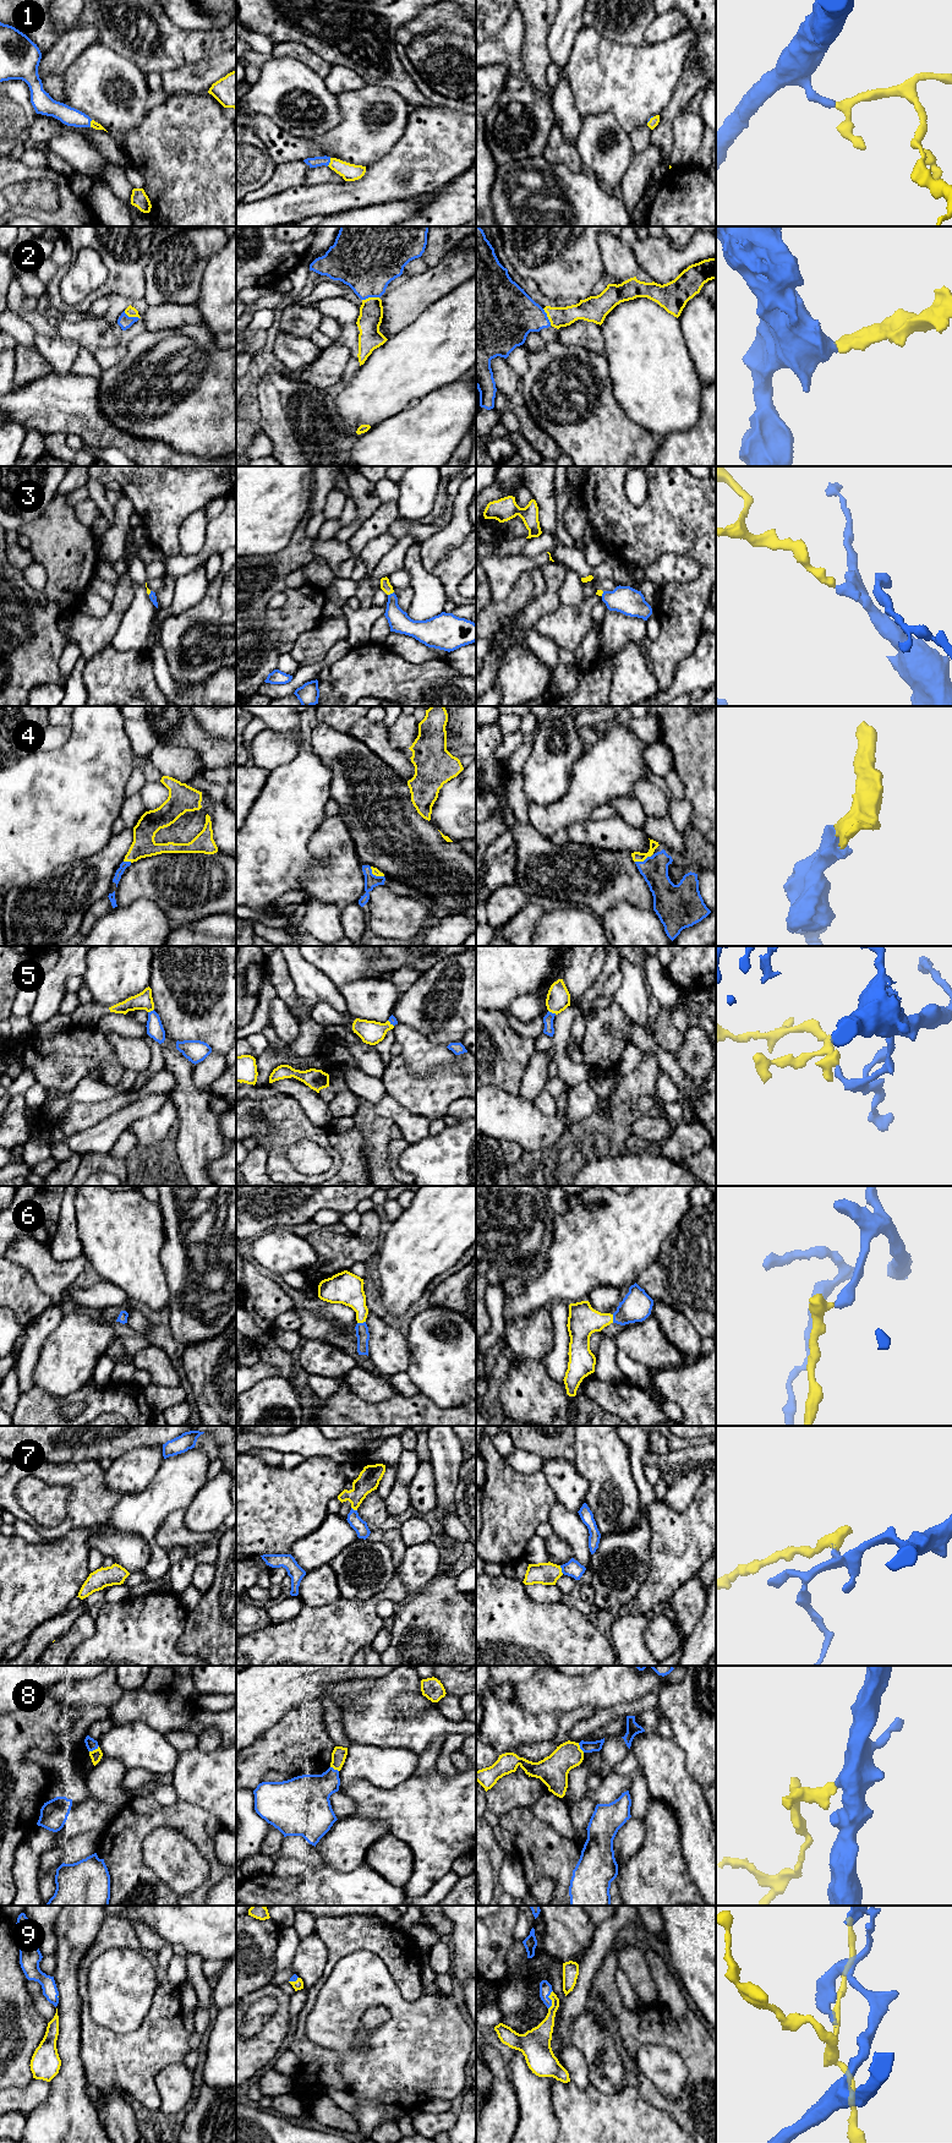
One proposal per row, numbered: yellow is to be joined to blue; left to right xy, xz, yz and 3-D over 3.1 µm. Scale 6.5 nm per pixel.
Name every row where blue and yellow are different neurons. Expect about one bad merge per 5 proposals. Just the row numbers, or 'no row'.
8

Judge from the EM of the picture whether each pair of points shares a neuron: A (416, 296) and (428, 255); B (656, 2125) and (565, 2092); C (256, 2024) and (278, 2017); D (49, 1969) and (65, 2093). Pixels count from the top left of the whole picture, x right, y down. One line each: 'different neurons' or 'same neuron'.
A: different neurons
B: same neuron
C: different neurons
D: different neurons

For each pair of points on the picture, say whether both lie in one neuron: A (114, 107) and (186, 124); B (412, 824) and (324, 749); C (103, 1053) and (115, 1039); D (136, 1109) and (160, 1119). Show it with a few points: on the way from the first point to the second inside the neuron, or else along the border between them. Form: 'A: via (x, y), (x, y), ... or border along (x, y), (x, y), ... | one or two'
A: border along (148, 110), (143, 120), (125, 135) | two
B: via (390, 808), (346, 764) | one
C: border along (104, 1033), (119, 1062), (125, 1069) | two
D: border along (170, 1099), (151, 1114), (137, 1119), (127, 1129) | two

